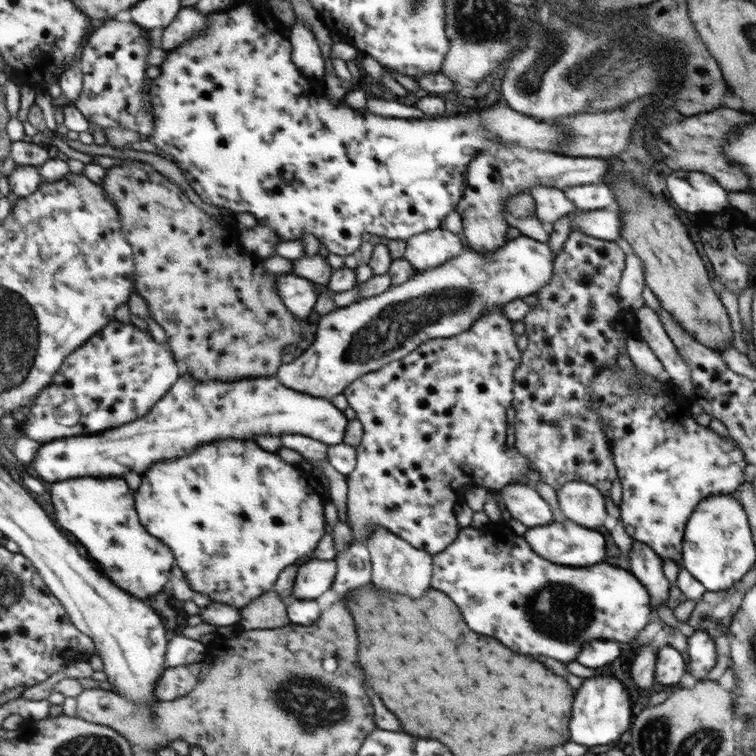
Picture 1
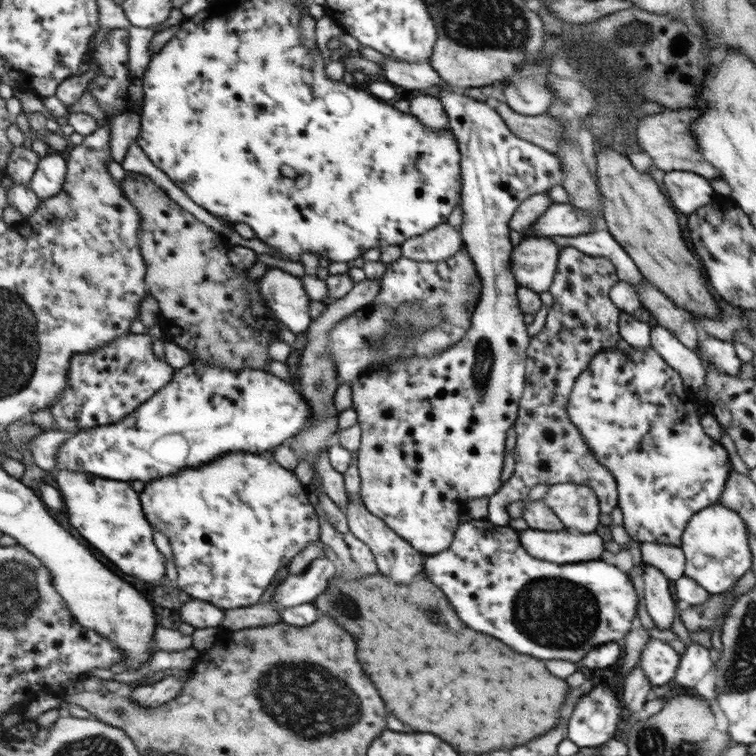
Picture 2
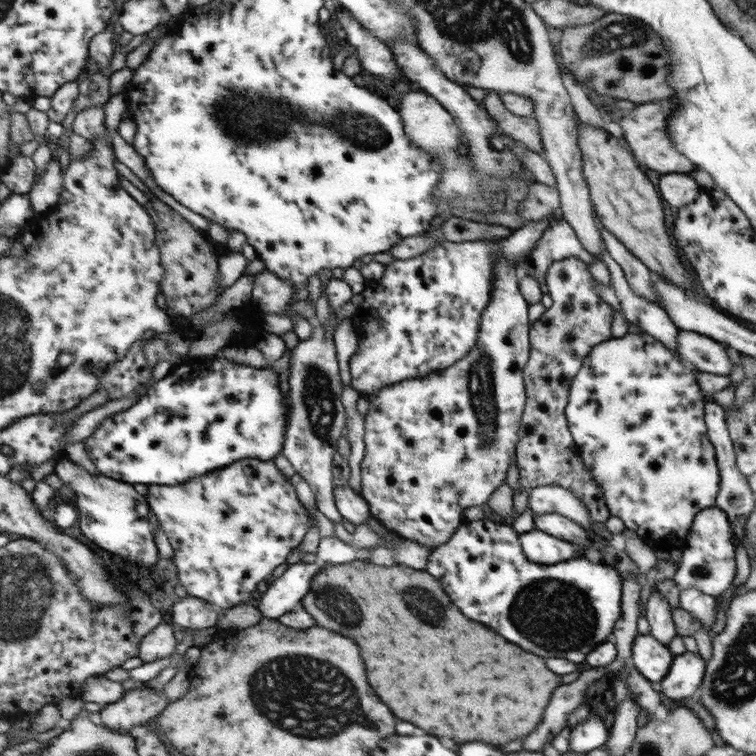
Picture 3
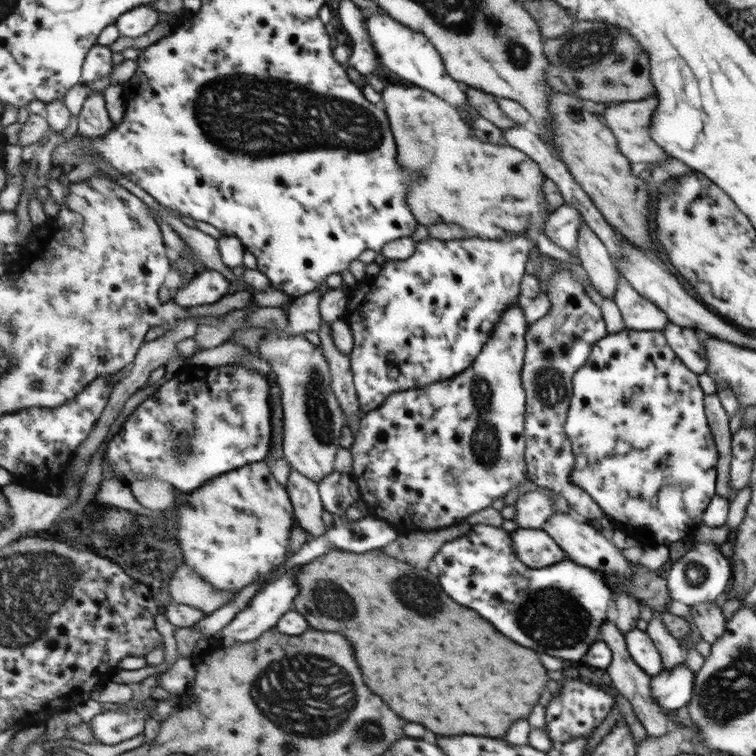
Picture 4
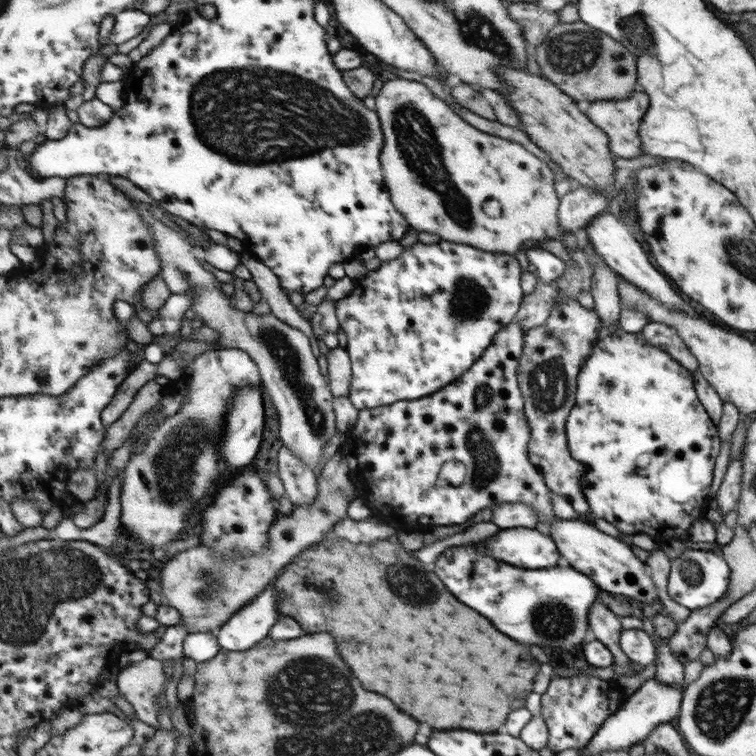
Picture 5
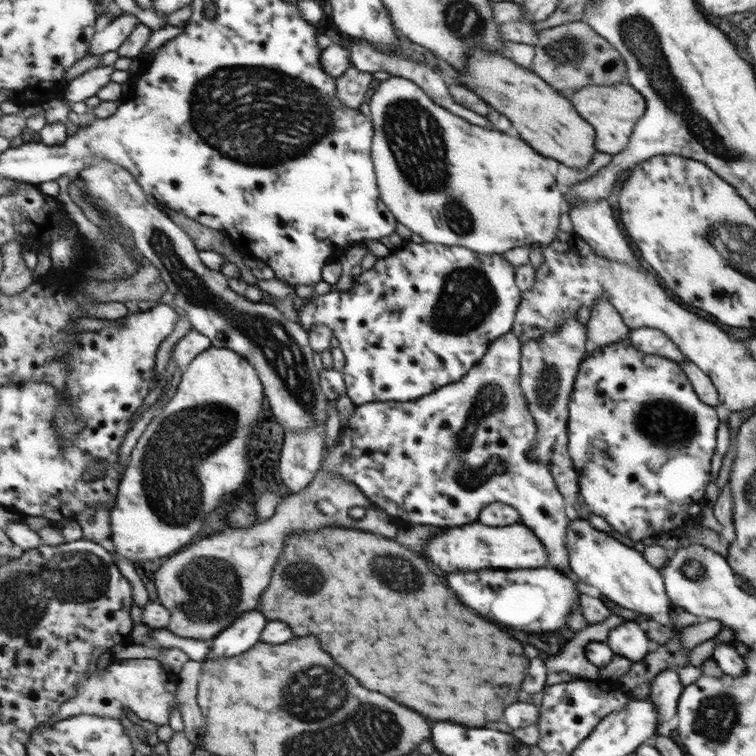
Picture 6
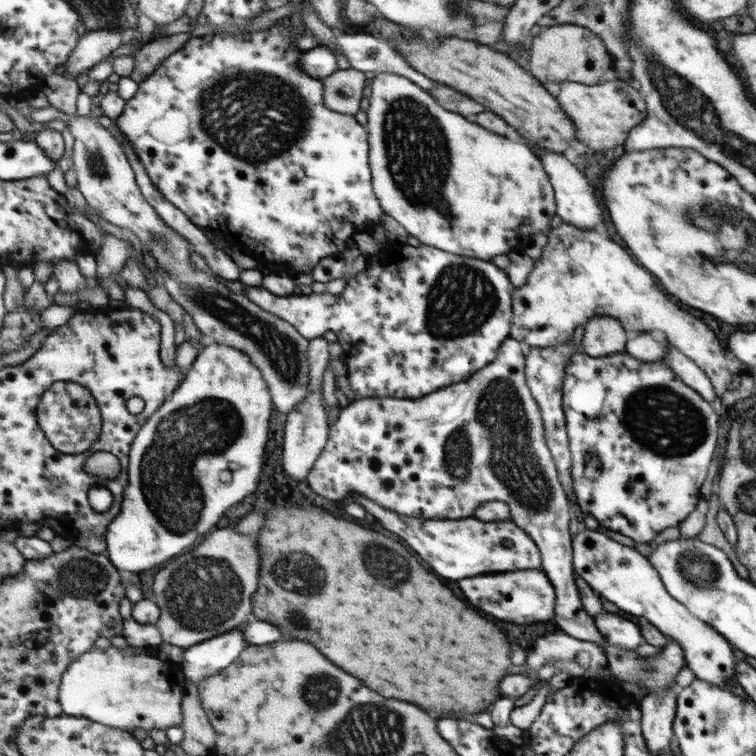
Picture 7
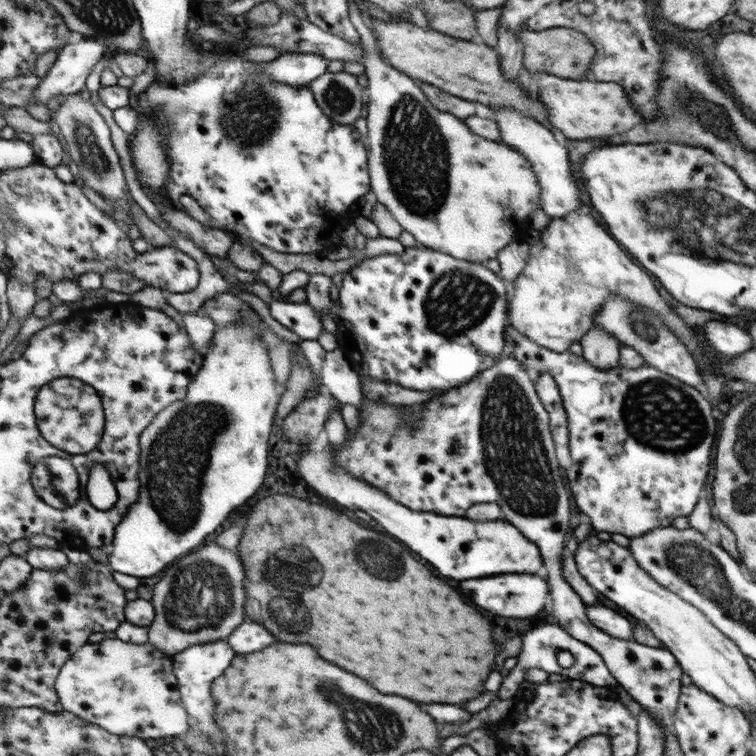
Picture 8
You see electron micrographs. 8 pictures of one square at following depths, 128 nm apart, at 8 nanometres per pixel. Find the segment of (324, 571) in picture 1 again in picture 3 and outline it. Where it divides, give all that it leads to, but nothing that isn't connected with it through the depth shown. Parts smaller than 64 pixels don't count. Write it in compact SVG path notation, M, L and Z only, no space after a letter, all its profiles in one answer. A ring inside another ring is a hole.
M316 559L312 563L294 563L270 586L263 588L255 603L262 610L263 619L279 619L283 614L302 606L302 600L311 592L314 578L325 565Z

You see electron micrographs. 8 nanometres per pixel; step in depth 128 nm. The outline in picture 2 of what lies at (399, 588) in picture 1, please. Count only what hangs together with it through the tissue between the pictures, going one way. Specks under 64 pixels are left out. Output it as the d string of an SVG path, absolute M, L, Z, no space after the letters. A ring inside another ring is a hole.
M356 451L351 452L351 460L347 470L342 472L342 479L345 494L348 498L346 511L343 512L347 517L348 531L355 536L355 538L364 542L367 548L370 548L376 564L376 570L383 576L388 576L395 584L412 582L418 574L423 573L425 556L418 553L414 548L411 548L408 542L405 542L403 538L397 536L380 518L367 512L367 509L362 505L358 493L360 478L356 467Z

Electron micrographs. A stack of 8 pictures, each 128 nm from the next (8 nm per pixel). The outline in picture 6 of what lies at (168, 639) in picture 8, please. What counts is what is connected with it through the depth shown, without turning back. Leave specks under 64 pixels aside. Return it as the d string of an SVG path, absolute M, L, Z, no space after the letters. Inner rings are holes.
M320 469L303 492L292 493L279 501L274 514L266 521L251 528L213 533L185 552L171 556L155 575L159 600L172 610L168 630L179 638L208 641L221 635L245 611L261 606L260 599L272 582L274 568L292 534L318 530L322 526L349 528L354 520L347 515L347 510L353 506L373 508L368 497L355 485L345 484L341 478Z

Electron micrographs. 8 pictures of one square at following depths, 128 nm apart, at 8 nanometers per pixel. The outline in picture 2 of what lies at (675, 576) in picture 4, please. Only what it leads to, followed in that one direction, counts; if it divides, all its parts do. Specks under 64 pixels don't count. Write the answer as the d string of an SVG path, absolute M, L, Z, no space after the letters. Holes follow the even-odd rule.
M718 501L696 512L684 528L678 546L684 554L683 576L694 580L708 594L725 593L752 568L749 536L745 536L741 519L737 512Z

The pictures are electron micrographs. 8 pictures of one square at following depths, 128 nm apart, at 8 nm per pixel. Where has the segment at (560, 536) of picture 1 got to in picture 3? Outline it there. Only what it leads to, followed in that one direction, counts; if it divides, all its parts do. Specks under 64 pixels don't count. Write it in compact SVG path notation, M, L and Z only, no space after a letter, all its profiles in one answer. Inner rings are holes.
M533 528L519 534L519 544L524 555L537 564L555 564L575 559L580 554L580 548L576 544Z

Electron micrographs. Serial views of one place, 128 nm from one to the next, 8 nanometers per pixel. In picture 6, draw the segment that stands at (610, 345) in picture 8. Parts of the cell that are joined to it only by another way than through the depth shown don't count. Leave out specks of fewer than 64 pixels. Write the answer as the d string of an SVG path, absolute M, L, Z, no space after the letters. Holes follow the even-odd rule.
M597 299L590 306L586 324L586 336L597 348L622 341L630 331L622 316L607 299Z

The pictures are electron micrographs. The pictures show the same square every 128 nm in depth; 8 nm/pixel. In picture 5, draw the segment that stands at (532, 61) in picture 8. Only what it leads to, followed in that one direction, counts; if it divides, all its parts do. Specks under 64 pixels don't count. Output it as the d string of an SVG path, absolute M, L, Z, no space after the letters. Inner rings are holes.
M581 21L558 23L545 35L543 42L535 47L536 61L544 78L552 81L574 101L586 100L621 100L628 98L637 90L636 56L619 41L613 40L608 34L591 28Z

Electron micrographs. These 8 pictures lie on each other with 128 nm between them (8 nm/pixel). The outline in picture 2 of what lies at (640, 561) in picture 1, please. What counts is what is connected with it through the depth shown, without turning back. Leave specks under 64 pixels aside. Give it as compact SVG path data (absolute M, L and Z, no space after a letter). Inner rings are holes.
M642 560L641 580L643 583L643 596L645 612L651 617L655 628L669 630L673 624L675 608L679 603L671 598L670 581L654 566Z

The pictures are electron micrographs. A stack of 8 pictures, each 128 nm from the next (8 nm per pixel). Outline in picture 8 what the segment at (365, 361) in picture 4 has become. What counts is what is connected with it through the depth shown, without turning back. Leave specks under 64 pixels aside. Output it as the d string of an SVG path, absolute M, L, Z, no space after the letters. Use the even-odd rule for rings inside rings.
M425 246L422 249L416 247L404 247L401 254L379 254L358 262L355 267L343 273L341 288L338 289L338 298L330 302L330 317L336 326L336 338L338 348L353 364L356 373L366 378L374 378L381 382L392 382L399 384L409 390L425 392L425 390L448 390L457 385L467 383L475 378L477 374L486 368L492 367L504 354L505 350L505 312L510 309L510 304L505 299L505 286L495 276L494 272L488 270L485 264L473 261L457 259L437 252ZM274 297L269 304L271 315L281 325L295 332L301 340L318 340L322 324L320 312L306 300L295 303Z

